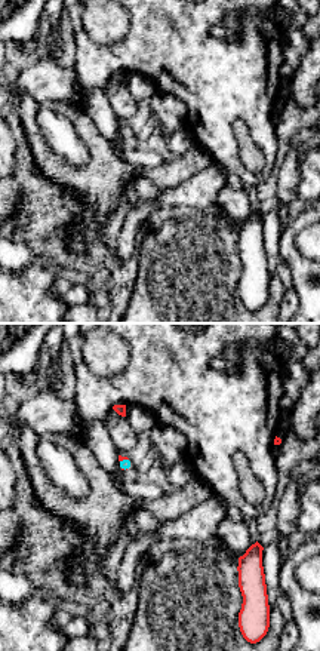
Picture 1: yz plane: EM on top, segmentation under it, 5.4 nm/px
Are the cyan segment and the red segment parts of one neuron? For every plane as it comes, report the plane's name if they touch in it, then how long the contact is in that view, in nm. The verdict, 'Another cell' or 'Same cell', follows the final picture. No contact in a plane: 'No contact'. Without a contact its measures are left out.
Touches cyan in yz. Shared border 50 nm

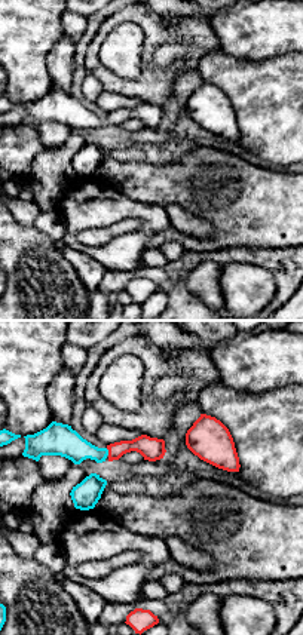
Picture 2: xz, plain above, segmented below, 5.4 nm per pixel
Touches cyan in xz. Shared border 40 nm

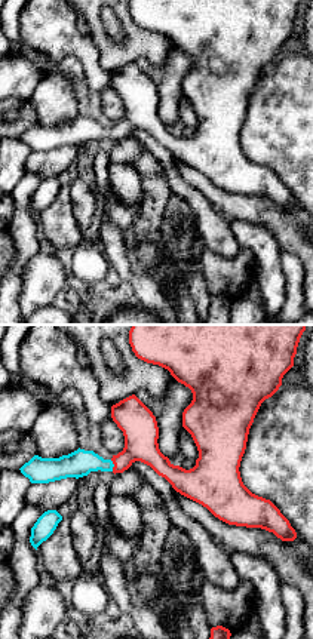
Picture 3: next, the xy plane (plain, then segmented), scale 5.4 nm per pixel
Touches cyan in xy. Shared border 70 nm

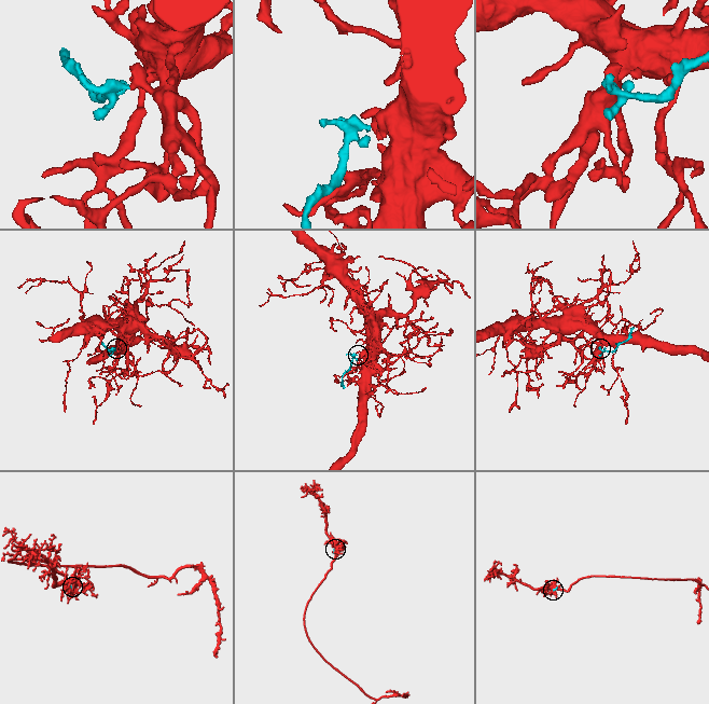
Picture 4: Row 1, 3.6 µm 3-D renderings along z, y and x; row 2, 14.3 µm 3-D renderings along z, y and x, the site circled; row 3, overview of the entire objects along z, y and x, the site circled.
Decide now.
Same cell

